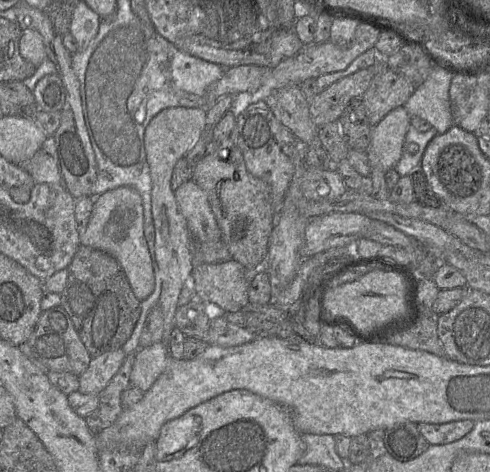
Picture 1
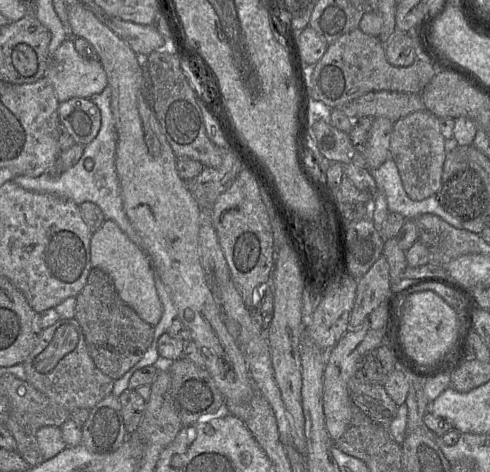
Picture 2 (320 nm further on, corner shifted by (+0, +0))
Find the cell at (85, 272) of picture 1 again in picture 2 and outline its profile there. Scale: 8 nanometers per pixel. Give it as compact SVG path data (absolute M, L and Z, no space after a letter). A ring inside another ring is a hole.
M92 267L83 289L76 296L75 318L83 331L95 366L113 380L137 364L153 340L154 326L142 320L117 294L110 277Z

